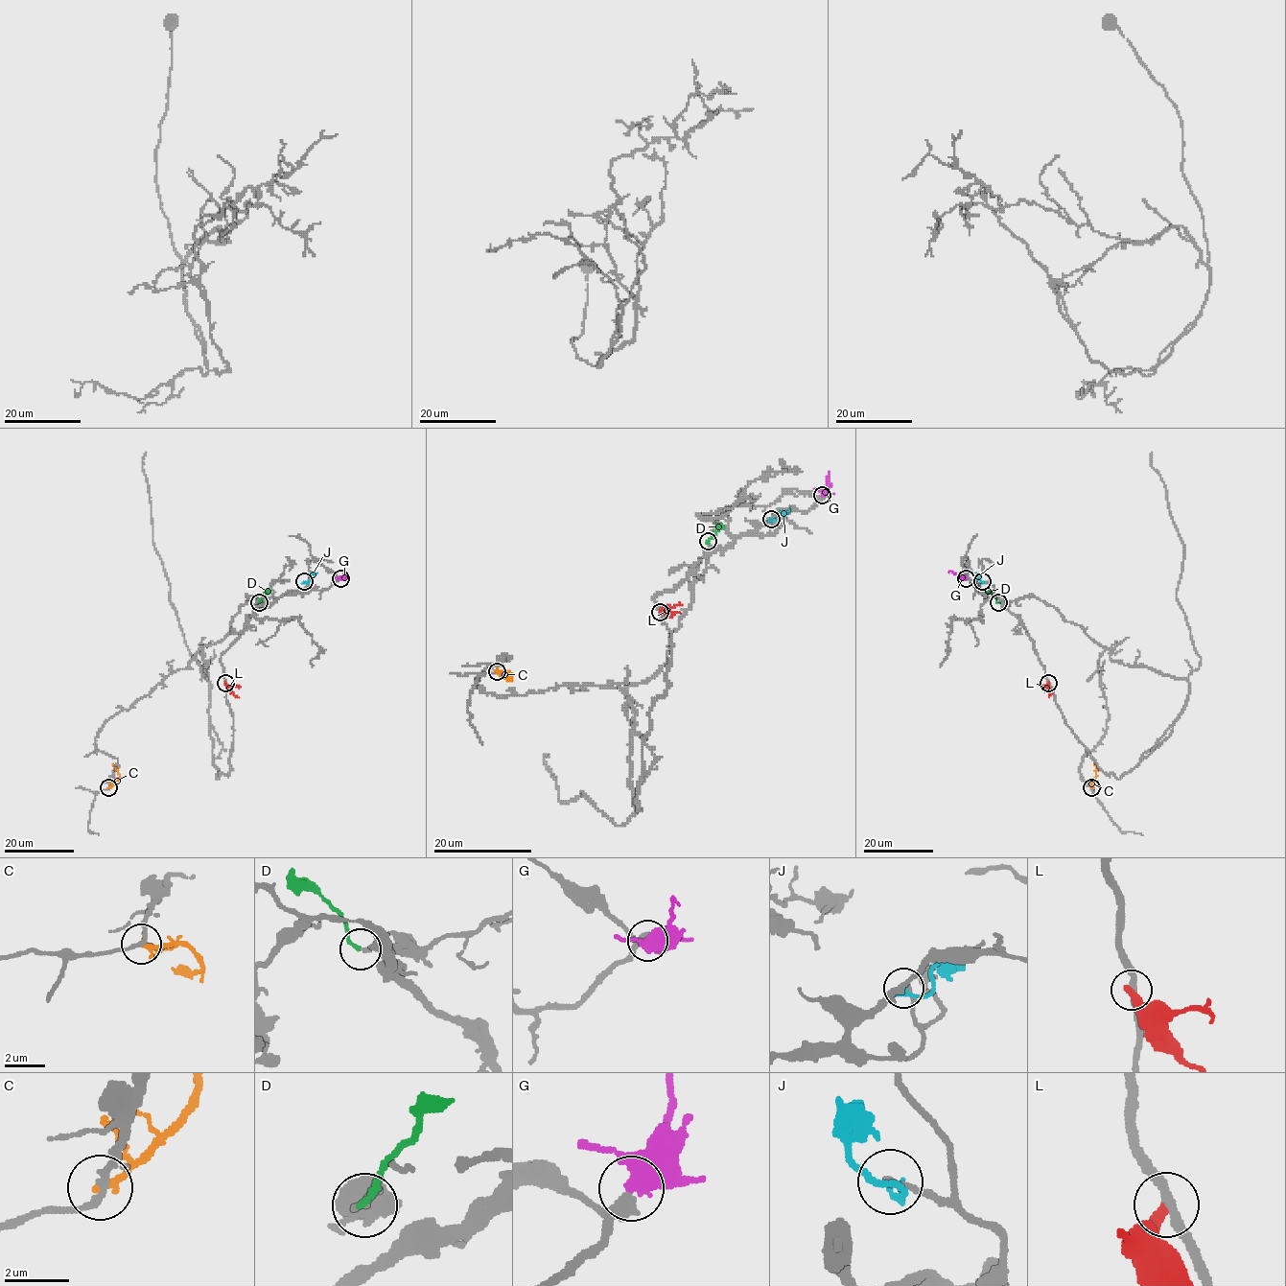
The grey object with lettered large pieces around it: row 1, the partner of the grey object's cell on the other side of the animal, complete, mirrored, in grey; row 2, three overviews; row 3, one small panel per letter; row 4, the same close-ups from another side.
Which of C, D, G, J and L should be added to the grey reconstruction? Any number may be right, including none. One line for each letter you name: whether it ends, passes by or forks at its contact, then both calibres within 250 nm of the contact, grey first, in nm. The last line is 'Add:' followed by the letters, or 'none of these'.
D: it ends; calibres 200 and 200 nm
G: it passes by; calibres 300 and 500 nm
Add: D, G

